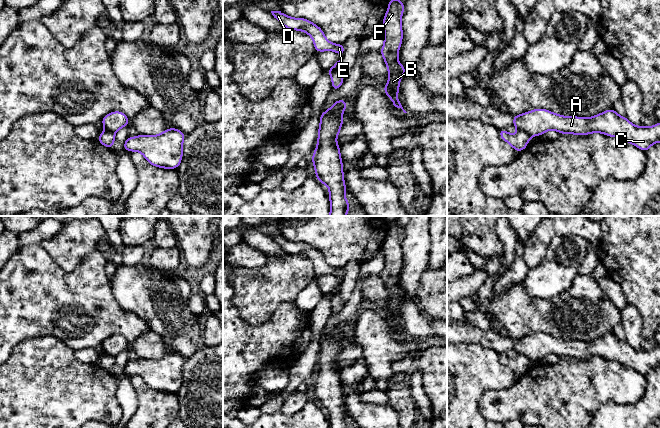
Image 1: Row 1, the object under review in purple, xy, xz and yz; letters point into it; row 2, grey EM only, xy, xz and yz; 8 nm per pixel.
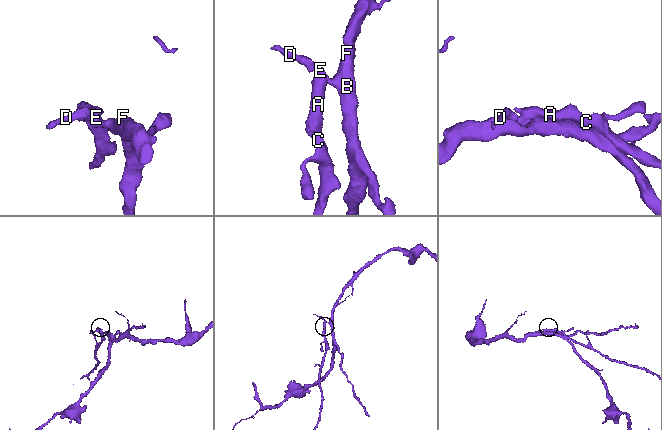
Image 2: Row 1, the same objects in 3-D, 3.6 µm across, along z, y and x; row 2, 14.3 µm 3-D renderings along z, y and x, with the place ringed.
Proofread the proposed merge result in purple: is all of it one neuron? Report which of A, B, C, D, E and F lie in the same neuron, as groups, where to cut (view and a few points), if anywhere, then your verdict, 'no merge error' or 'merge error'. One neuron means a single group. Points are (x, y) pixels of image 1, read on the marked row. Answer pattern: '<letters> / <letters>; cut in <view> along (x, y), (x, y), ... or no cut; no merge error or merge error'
A C / B D E F; cut in yz along (519, 130), (524, 130), (531, 135); merge error

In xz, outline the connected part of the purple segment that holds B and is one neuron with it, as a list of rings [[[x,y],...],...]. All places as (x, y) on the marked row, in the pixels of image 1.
[[[389,0],[388,10],[382,21],[384,28],[384,45],[380,53],[382,54],[389,73],[389,79],[383,88],[383,92],[389,96],[395,107],[401,108],[404,113],[407,113],[397,97],[401,77],[407,74],[404,66],[398,61],[398,51],[401,47],[403,38],[401,26],[403,12],[404,1]]]

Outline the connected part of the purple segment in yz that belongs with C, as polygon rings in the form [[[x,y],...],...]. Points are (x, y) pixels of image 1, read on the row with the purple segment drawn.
[[[542,108],[512,116],[513,126],[531,136],[542,136],[548,130],[583,136],[599,132],[610,137],[618,137],[644,152],[660,141],[660,122],[652,127],[637,127],[626,116],[618,115],[613,108],[587,118],[565,117]]]

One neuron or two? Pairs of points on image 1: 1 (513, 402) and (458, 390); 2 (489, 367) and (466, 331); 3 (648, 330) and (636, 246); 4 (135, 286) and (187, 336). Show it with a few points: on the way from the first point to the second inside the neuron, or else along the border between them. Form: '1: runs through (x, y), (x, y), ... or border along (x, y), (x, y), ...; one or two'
1: border along (503, 389), (481, 395), (482, 417); two
2: border along (457, 342), (478, 342), (495, 351); two
3: runs through (649, 309), (649, 267); one
4: runs through (148, 299), (174, 323); one

